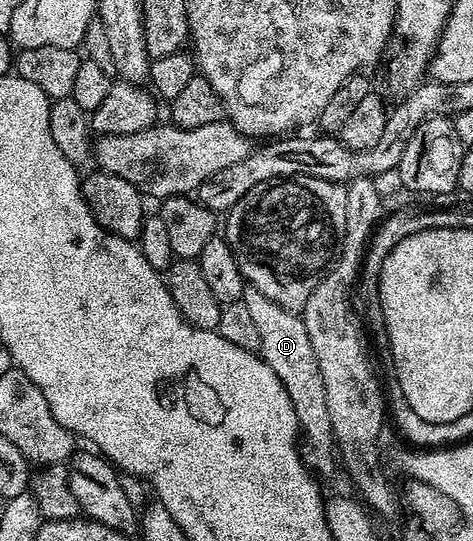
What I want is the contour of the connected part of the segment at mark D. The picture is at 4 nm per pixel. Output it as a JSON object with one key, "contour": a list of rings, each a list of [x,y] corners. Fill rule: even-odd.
{"contour":[[[250,285],[244,288],[242,302],[248,308],[253,323],[256,324],[260,357],[272,368],[277,379],[280,379],[297,413],[303,464],[318,478],[329,479],[335,473],[335,465],[337,469],[334,433],[325,402],[324,381],[320,377],[320,368],[317,367],[313,345],[309,340],[309,333],[302,316],[273,303],[262,295],[261,291]]]}

